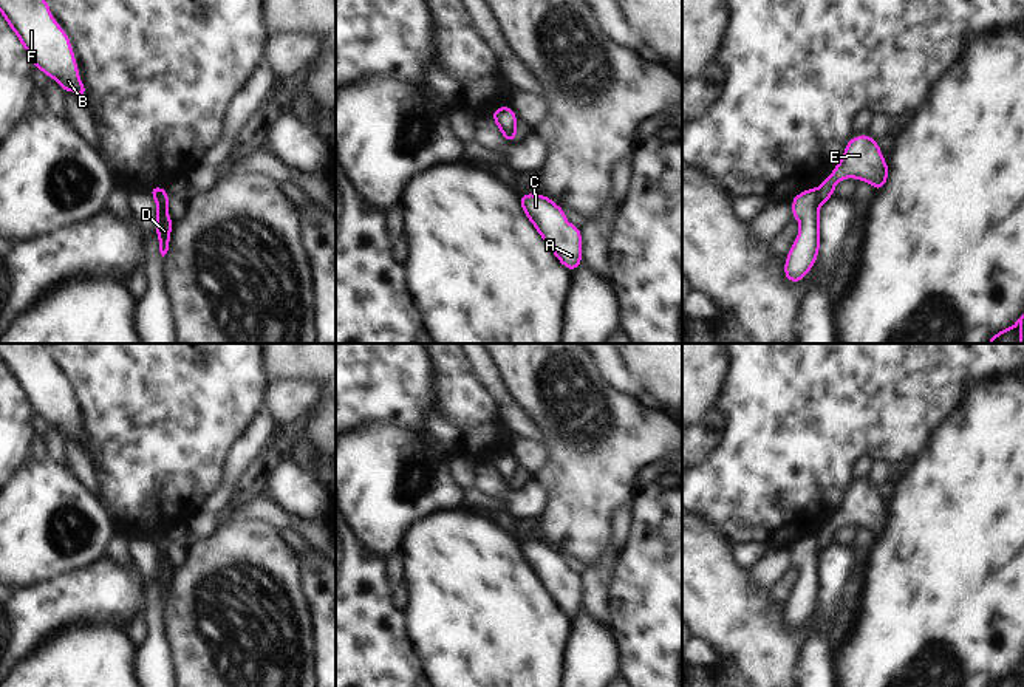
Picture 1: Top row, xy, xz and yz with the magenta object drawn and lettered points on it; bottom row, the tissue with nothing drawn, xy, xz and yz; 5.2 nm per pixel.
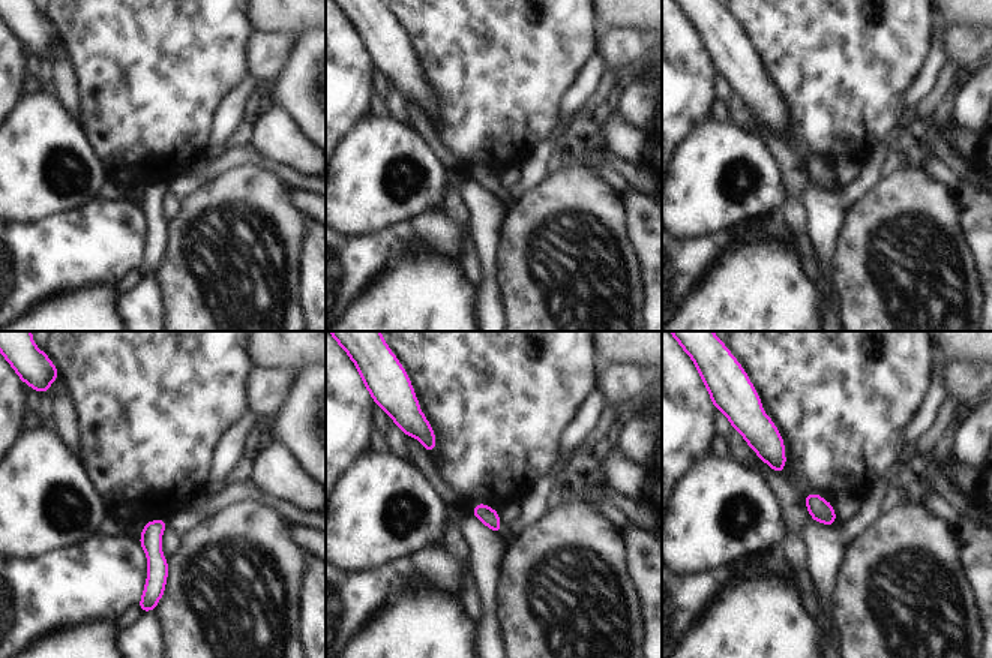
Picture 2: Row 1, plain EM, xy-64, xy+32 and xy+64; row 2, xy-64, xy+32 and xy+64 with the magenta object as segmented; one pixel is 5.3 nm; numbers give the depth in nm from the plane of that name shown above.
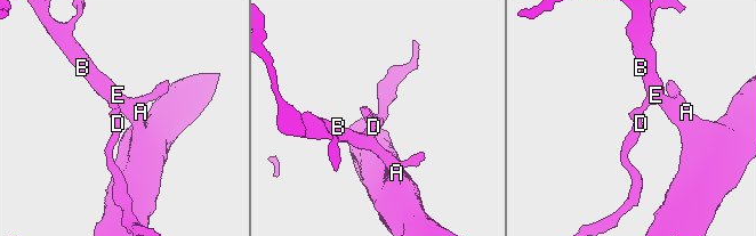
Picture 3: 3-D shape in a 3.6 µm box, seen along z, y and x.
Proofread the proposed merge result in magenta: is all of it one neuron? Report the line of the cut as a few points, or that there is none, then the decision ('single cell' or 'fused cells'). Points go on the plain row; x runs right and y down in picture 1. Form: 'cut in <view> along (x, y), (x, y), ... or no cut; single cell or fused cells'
cut in yz along (814, 536), (819, 553); fused cells

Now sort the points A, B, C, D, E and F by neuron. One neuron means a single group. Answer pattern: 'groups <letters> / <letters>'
groups A B C E F / D

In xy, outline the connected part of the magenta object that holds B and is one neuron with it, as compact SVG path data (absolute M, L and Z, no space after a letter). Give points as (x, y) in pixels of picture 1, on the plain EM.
M0 344L0 361L15 379L32 412L53 424L62 438L84 444L70 384L56 368L42 344Z

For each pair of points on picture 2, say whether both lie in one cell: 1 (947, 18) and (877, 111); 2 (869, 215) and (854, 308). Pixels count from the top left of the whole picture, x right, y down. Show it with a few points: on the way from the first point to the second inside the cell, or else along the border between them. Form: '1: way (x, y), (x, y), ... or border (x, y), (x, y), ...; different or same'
1: border (934, 23), (932, 32); different
2: way (868, 237), (863, 285); same

